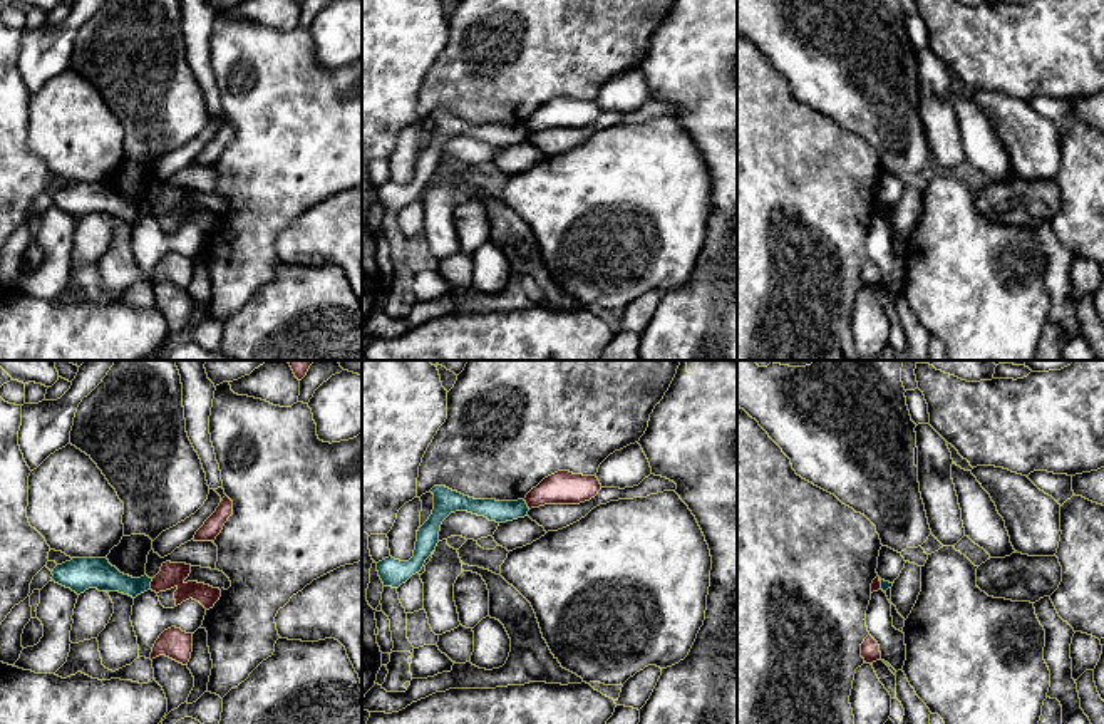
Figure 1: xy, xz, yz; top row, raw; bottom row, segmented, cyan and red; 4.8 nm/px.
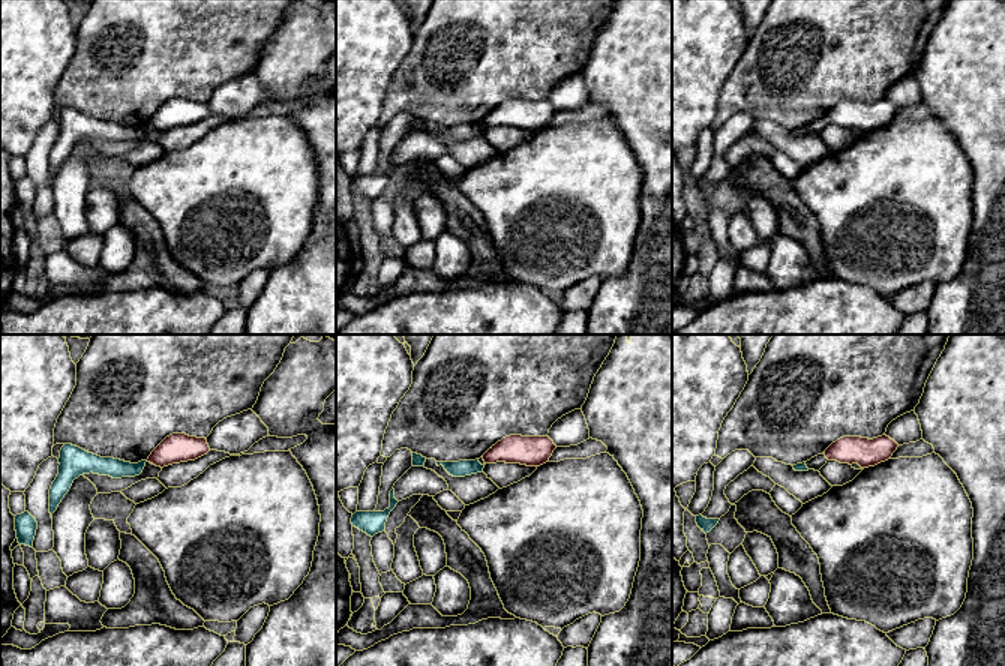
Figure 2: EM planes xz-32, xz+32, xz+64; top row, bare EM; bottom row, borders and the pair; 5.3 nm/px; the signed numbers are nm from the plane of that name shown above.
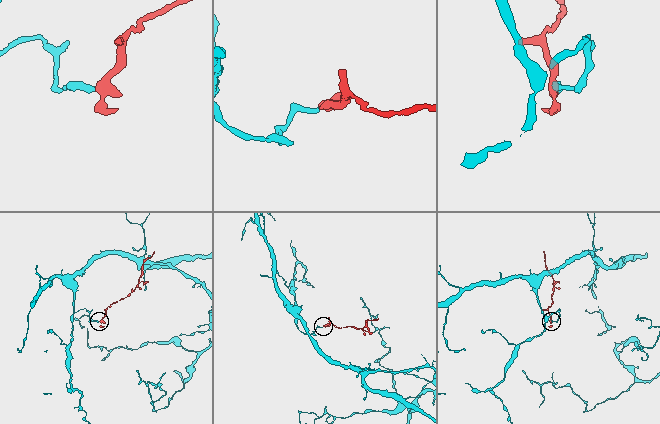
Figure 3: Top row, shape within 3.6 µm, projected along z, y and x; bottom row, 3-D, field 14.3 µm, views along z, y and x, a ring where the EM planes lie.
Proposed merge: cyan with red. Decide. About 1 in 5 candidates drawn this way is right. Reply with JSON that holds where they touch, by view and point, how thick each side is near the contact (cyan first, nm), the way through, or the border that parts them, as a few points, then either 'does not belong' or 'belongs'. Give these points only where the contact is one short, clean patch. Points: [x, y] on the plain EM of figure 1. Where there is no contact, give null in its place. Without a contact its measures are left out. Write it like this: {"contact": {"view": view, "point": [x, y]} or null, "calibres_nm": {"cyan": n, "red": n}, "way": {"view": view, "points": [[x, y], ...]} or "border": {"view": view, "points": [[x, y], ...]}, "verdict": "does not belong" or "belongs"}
{"contact": {"view": "xy", "point": [149, 208]}, "calibres_nm": {"cyan": 150, "red": 120}, "border": {"view": "xy", "points": [[153, 203], [149, 213]]}, "verdict": "does not belong"}

